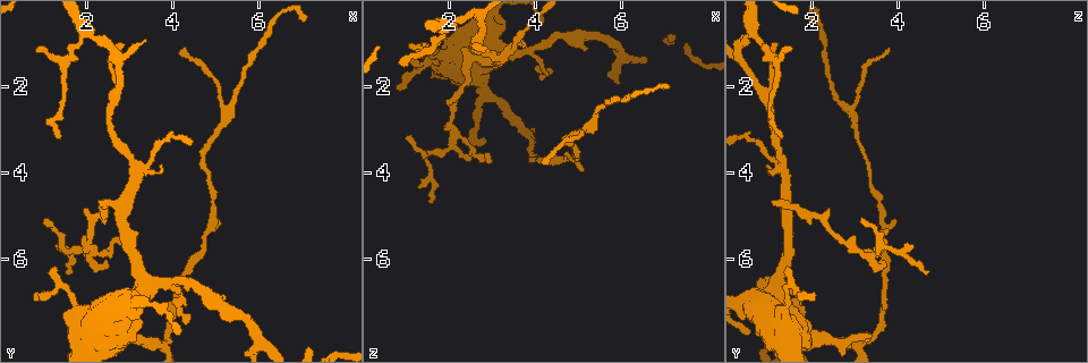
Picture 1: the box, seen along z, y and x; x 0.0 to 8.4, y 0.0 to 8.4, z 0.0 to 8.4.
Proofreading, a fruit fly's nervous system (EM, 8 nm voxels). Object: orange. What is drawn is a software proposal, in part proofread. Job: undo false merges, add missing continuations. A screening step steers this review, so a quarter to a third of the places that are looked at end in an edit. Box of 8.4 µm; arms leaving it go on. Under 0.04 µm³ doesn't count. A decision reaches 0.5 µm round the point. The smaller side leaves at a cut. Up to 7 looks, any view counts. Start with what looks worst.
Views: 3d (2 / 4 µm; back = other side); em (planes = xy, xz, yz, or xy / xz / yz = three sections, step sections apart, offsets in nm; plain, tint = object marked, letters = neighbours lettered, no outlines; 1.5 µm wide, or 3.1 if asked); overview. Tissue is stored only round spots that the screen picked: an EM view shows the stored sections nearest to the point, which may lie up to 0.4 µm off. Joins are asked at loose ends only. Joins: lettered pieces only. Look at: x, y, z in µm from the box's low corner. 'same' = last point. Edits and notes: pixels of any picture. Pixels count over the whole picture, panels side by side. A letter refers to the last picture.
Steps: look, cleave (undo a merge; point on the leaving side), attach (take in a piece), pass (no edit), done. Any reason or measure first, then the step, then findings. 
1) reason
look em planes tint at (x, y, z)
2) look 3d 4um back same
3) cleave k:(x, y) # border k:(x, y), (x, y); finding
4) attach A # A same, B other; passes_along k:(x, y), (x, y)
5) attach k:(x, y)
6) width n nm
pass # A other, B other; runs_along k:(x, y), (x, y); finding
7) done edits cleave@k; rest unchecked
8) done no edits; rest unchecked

look em xz step 8 letters at (1.10, 5.10, 3.30)

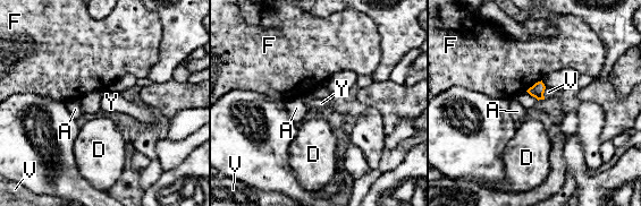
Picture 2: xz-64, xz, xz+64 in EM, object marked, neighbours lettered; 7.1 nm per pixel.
longest_contact F 140 nm
pass # A other, D other, F other, V other, Y other; border 2:(525, 91), (538, 100); none of them fits

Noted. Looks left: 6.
calibre changes
look 3d 4um at (2.85, 7.80, 2.20)

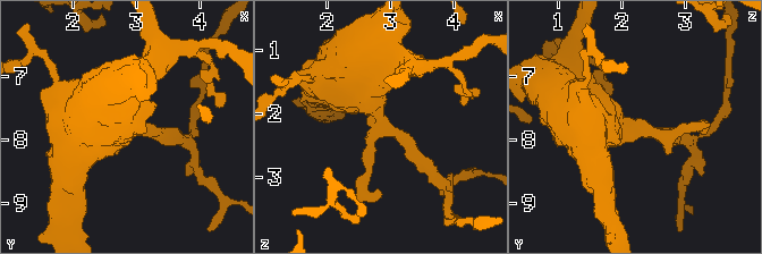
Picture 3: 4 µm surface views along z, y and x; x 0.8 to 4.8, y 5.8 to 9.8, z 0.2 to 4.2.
shape alone is not enough
look em planes letters at (2.85, 7.80, 2.20)

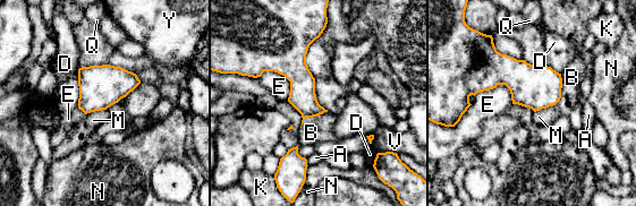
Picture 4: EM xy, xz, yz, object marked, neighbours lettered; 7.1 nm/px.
width 300 nm
pass # A other, B other, D other, E other, K other, M other, N other, Q other, V other, Y other; border 4:(256, 77), (281, 74), (288, 101); continuous, no second neuron

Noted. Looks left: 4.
an open end
look 3d 2um at (0.85, 1.20, 1.50)

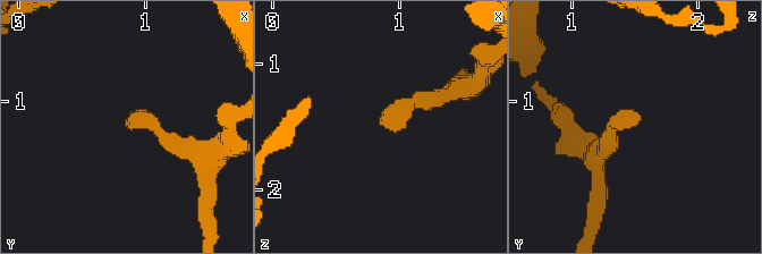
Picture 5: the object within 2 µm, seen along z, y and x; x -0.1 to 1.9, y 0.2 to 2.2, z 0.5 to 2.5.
look em planes tint at (0.84, 1.16, 1.46)

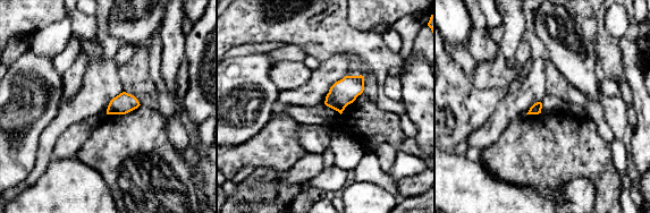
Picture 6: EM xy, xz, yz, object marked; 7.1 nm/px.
see the neighbours
look em planes letters same

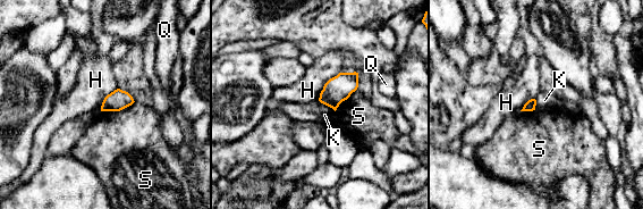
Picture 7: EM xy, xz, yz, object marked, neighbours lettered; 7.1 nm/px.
pass # H other, K other, Q other, S other; border 7:(340, 72), (324, 84), (318, 100); no lettered piece goes on from it

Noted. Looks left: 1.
done no edits; rest unchecked

